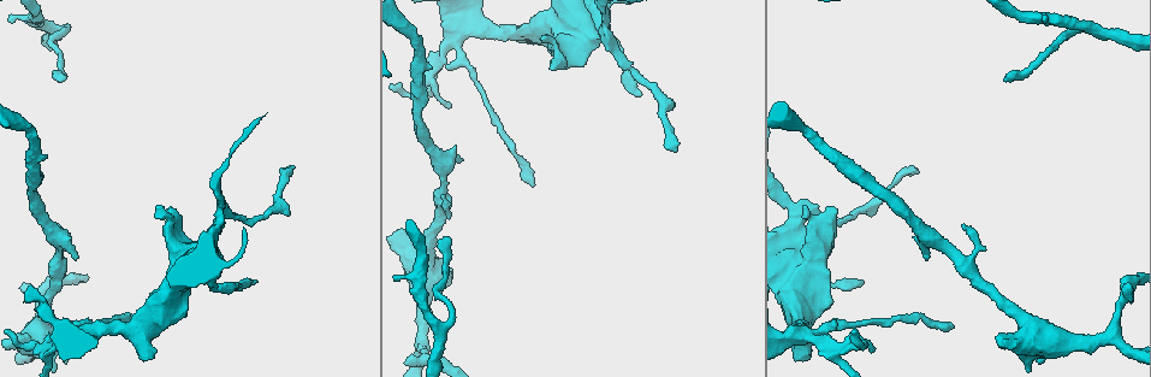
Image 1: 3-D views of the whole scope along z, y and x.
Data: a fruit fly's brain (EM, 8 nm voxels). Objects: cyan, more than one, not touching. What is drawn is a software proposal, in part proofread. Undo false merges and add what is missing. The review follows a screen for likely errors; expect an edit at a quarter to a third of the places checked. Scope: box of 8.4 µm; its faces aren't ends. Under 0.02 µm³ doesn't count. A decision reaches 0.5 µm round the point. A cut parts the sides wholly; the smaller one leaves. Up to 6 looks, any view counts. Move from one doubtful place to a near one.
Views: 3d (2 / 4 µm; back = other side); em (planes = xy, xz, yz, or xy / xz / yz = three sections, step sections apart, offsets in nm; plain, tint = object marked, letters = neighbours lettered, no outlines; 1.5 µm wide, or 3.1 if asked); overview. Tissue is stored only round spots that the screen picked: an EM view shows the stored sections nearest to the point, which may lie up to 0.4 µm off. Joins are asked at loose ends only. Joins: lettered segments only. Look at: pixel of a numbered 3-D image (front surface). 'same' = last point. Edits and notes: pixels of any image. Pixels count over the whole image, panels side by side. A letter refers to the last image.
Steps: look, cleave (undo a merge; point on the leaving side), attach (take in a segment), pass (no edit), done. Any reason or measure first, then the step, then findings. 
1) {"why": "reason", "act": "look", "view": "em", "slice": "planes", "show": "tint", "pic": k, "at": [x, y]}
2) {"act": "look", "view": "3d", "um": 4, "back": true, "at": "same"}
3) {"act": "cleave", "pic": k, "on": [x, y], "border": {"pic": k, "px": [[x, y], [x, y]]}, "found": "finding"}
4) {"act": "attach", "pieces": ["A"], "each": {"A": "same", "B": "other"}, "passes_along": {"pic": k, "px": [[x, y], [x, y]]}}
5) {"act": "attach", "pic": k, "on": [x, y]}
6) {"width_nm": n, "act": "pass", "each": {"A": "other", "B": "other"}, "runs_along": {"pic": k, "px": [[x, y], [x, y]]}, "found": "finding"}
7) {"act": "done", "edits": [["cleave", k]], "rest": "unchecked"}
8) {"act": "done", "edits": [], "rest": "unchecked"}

{"why": "long arm stops here", "act": "look", "view": "em", "slice": "xy", "step": 4, "show": "letters", "pic": 1, "at": [531, 186]}

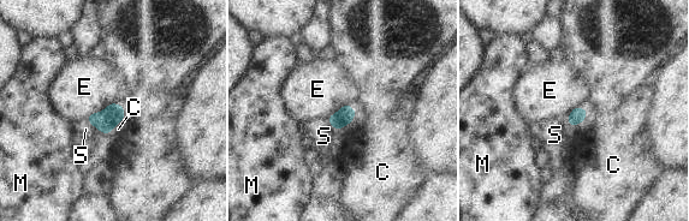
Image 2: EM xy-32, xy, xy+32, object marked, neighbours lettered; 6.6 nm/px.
{"why": "cut it another way", "act": "look", "view": "em", "slice": "planes", "show": "letters", "at": "same"}

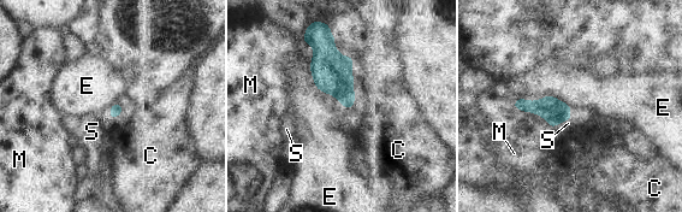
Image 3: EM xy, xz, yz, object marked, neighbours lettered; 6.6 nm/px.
{"longest_contact_nm": ["E", 400], "act": "pass", "each": {"C": "other", "E": "other", "M": "other", "S": "other"}, "border": {"pic": 3, "px": [[516, 96], [556, 96], [571, 117]]}, "found": "no lettered segment goes on from it"}

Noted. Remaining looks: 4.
{"why": "stops while still wide", "act": "look", "view": "3d", "um": 2, "pic": 1, "at": [151, 357]}

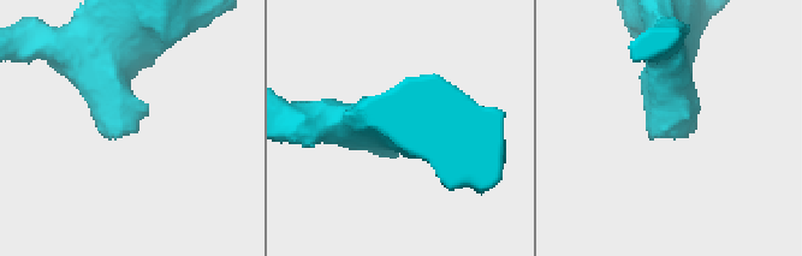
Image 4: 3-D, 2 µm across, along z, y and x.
{"why": "need the tissue", "act": "look", "view": "em", "slice": "yz", "step": 4, "show": "letters", "pic": 4, "at": [690, 132]}

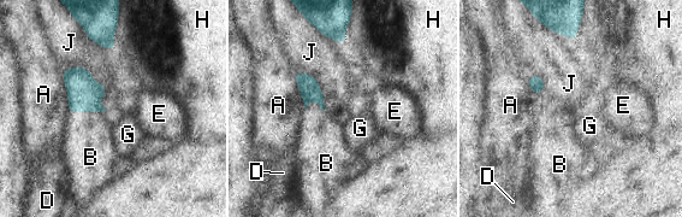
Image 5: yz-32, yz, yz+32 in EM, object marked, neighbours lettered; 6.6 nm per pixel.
{"act": "attach", "pieces": ["B"], "each": {"A": "other", "B": "same", "D": "other", "E": "other", "G": "other", "H": "other", "J": "other"}, "passes_along": {"pic": 5, "px": [[83, 93], [87, 111], [89, 148]]}, "found": "the neuron continues"}

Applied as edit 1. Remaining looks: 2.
{"act": "done", "edits": [["attach", 5]], "rest": "unchecked"}

